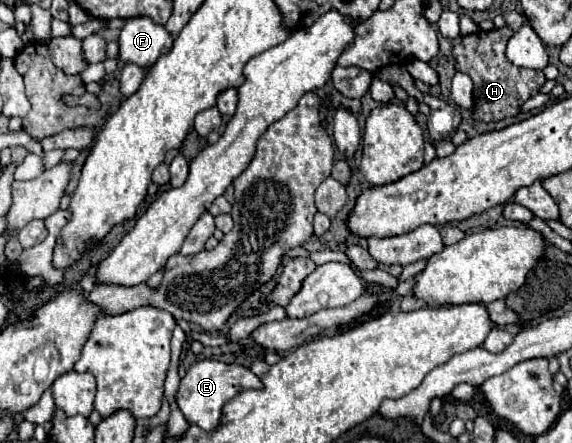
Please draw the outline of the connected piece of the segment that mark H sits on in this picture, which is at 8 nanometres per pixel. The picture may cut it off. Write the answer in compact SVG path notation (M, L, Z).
M504 25L492 31L478 31L472 35L462 37L462 41L458 45L454 45L454 59L456 59L456 71L470 75L472 83L474 83L474 107L472 107L472 117L484 123L490 121L500 121L506 117L516 117L520 115L520 107L522 103L526 103L530 97L534 97L546 77L542 71L536 69L522 69L522 67L514 67L508 59L506 59L506 39L510 39L514 31Z

